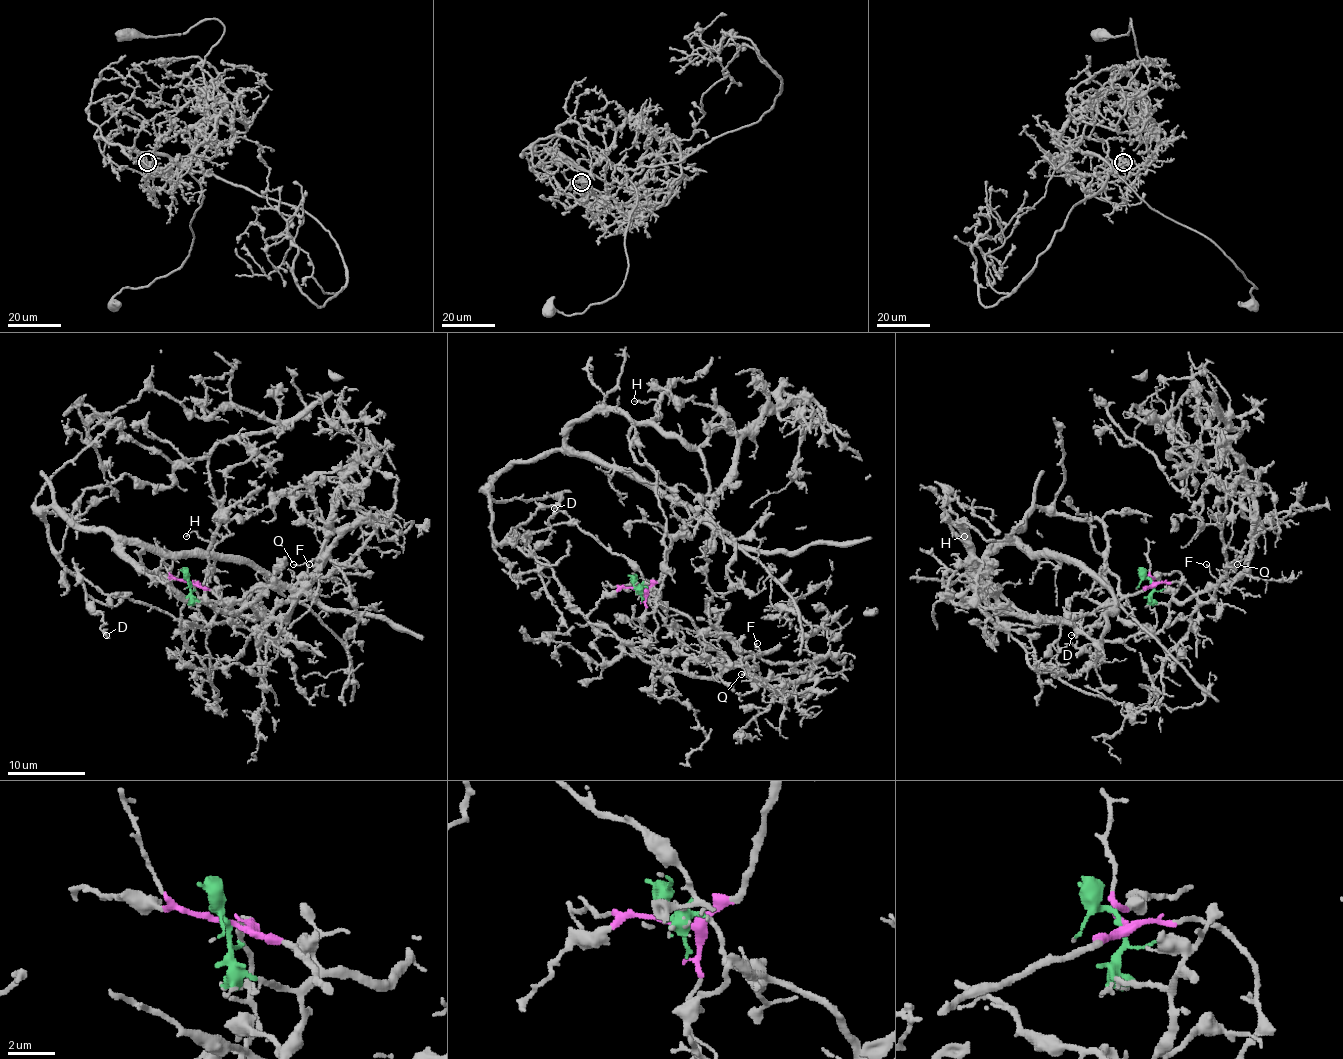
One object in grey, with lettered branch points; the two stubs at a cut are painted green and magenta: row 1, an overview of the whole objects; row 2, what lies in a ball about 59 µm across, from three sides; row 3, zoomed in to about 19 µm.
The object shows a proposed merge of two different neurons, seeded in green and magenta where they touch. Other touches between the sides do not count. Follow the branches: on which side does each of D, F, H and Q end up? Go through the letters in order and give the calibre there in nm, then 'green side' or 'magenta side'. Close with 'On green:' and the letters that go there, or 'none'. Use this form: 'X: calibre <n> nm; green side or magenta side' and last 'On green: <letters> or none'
D: calibre 240 nm; magenta side
F: calibre 110 nm; green side
H: calibre 120 nm; magenta side
Q: calibre 120 nm; green side
On green: F, Q

